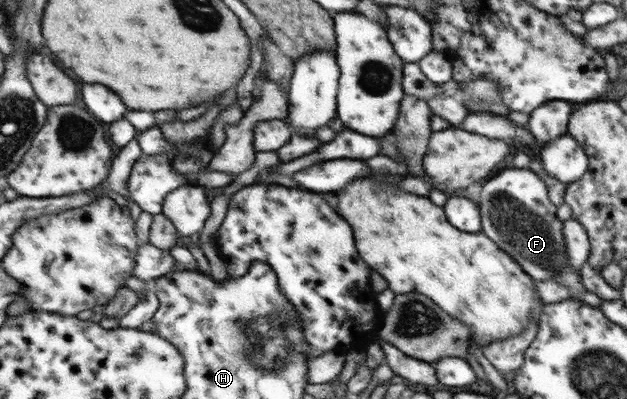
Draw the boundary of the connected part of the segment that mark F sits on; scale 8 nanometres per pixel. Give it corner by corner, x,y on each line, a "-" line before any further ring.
506,168
487,180
480,194
480,232
490,237
503,252
518,262
523,272
532,280
555,280
565,286
570,294
581,294
585,287
577,272
566,257
566,240
563,238
562,222
555,216
555,206
547,200
547,188
529,168

